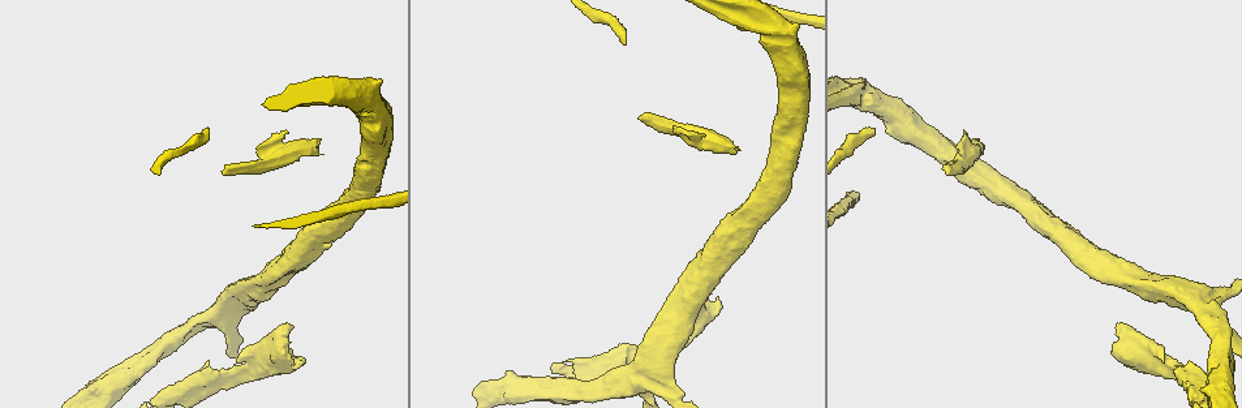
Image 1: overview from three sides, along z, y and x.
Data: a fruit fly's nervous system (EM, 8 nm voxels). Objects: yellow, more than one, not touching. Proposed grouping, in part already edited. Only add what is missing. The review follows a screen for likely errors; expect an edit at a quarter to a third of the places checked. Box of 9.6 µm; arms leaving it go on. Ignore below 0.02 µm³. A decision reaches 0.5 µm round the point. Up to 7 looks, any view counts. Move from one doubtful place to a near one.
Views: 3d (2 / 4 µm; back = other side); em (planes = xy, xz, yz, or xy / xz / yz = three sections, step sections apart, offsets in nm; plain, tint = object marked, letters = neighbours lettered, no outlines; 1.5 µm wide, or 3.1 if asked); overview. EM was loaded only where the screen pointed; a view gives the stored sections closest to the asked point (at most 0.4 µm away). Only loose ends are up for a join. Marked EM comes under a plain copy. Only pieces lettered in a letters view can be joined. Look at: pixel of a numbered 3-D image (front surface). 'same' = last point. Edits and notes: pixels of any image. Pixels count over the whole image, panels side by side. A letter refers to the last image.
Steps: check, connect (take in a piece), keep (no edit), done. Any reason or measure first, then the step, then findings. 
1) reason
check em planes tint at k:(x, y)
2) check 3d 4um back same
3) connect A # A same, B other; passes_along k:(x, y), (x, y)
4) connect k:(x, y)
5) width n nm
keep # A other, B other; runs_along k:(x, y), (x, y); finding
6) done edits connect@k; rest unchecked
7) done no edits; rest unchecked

an open end
check 3d 4um at 1:(874, 130)

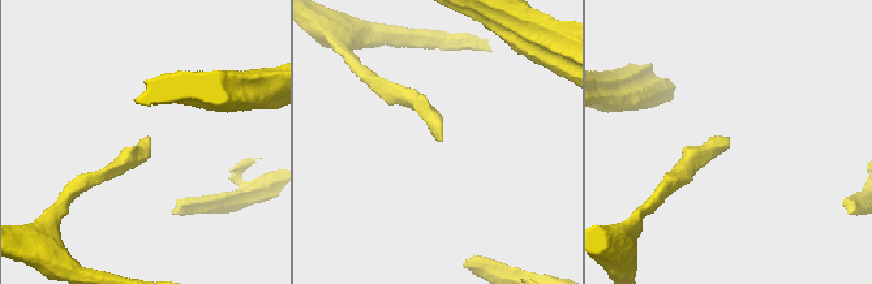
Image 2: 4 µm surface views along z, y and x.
check em planes letters at 2:(727, 144)

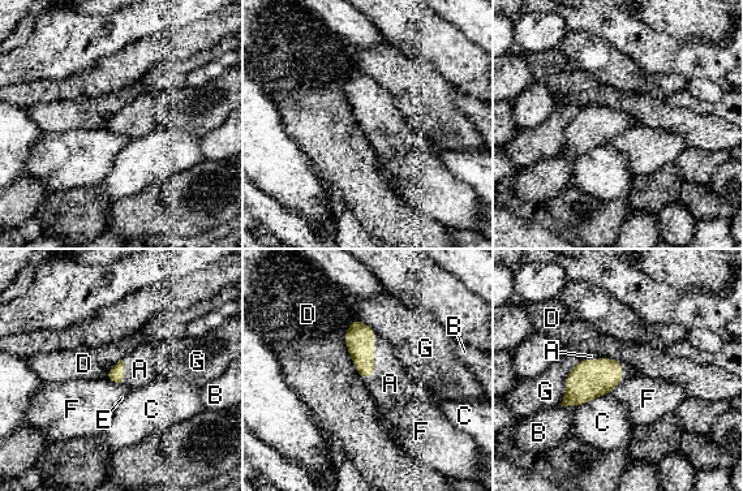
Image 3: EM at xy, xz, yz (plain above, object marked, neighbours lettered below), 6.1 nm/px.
connect A # A same, B other, C other, D other, E other, F other, G other; it goes on there

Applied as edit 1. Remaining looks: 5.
see it whole again
check overview

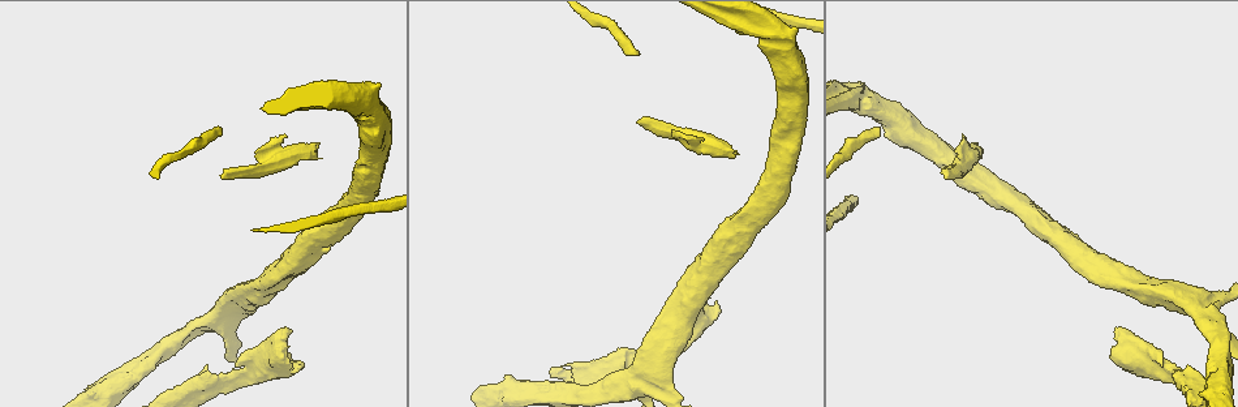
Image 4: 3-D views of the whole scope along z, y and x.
free end
check 3d 2um back at 4:(737, 153)

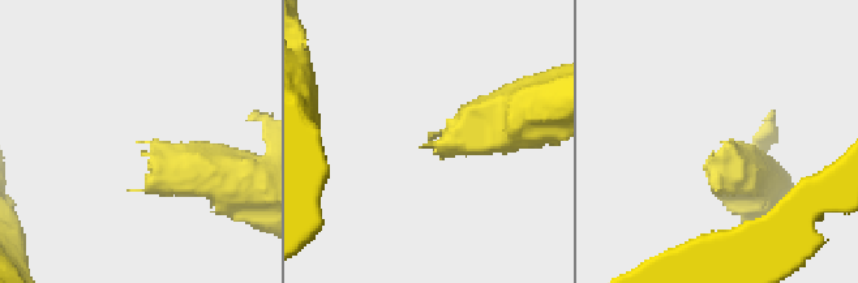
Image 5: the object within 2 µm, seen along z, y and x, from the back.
check em planes letters at 5:(729, 138)

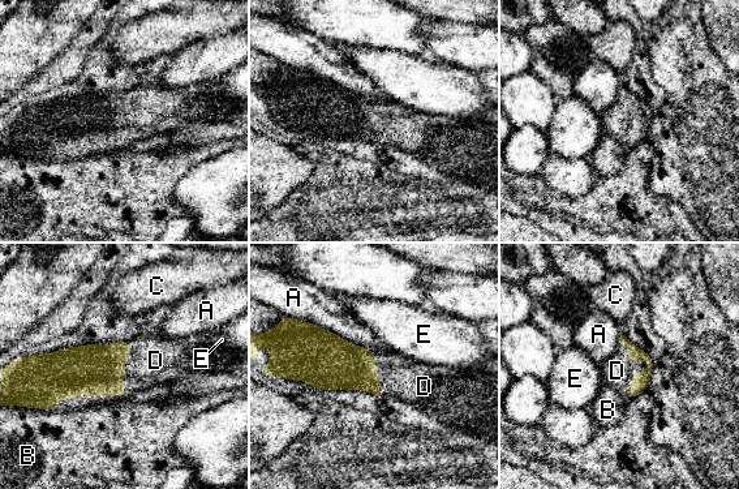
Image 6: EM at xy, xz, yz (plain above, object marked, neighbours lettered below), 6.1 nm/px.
connect D # A other, B other, C other, D same, E other; passes_along 6:(640, 380), (647, 361), (617, 370); it goes on there

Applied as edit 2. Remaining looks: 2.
done edits connect@3, connect@6; rest unchecked

